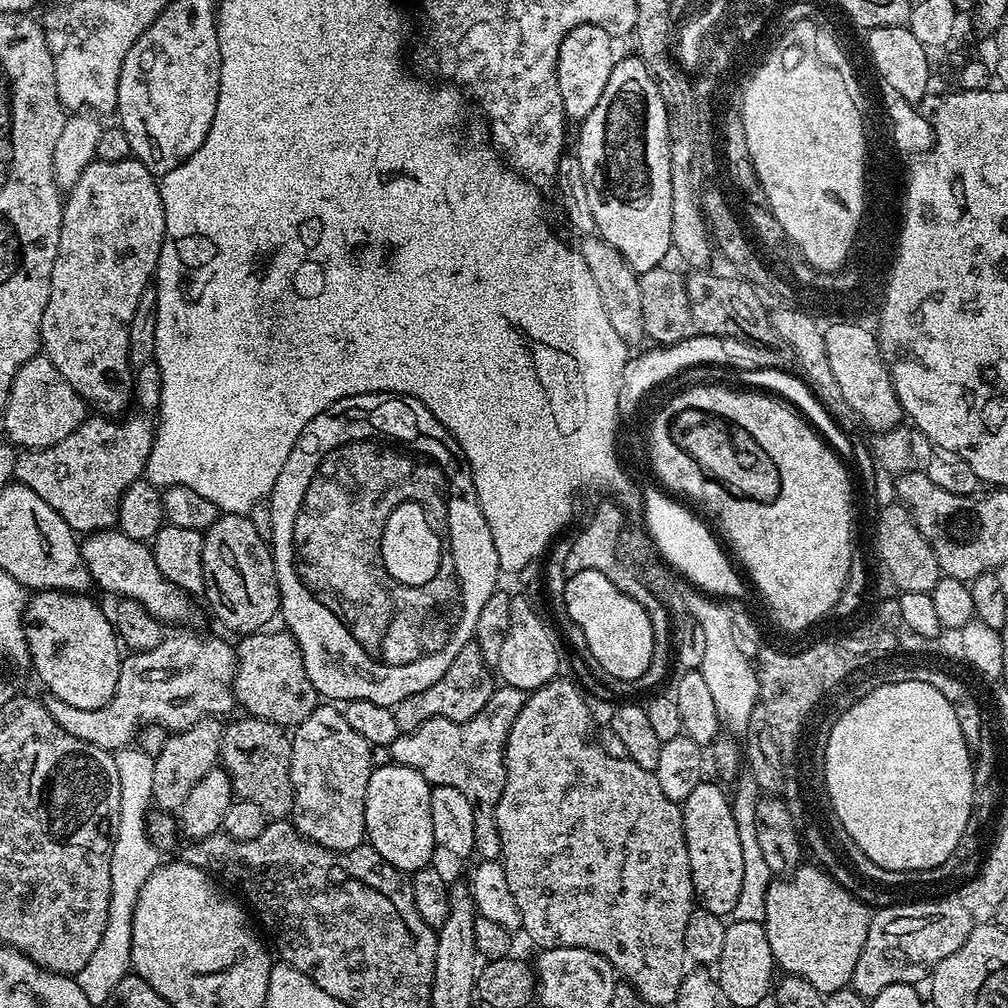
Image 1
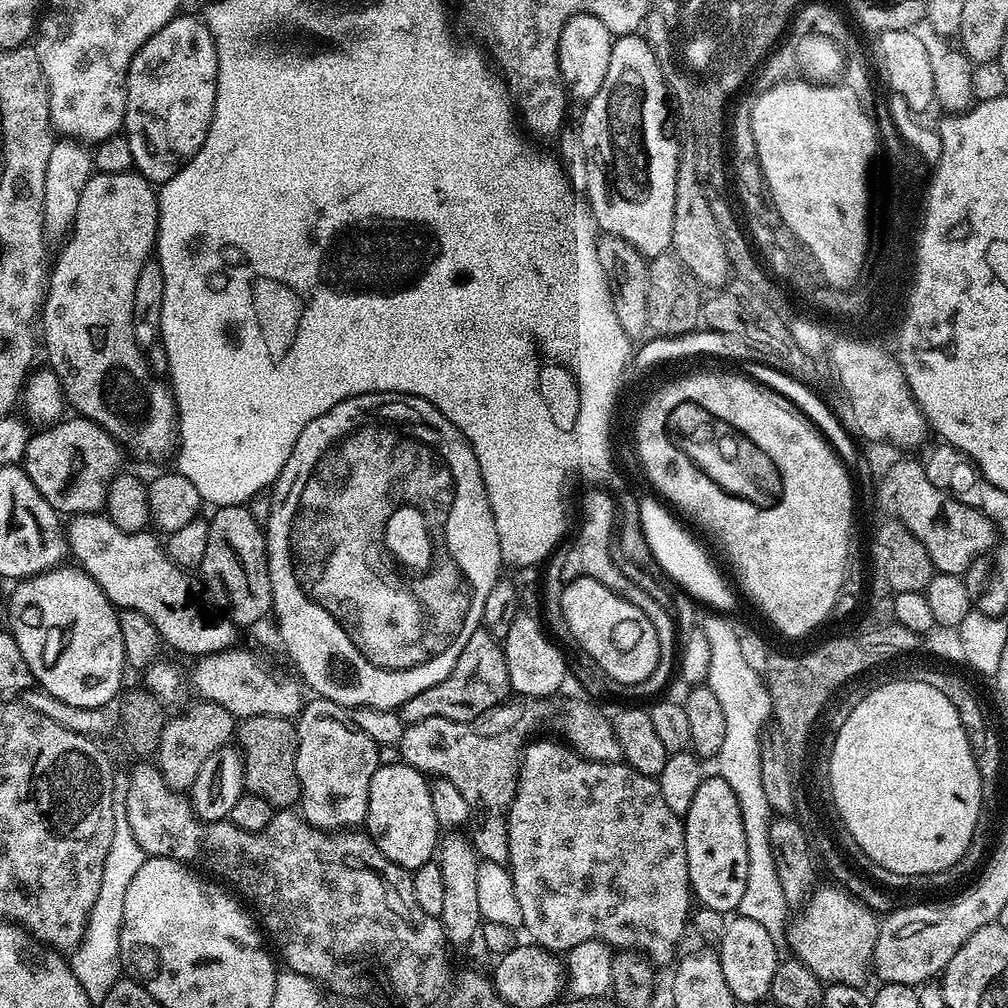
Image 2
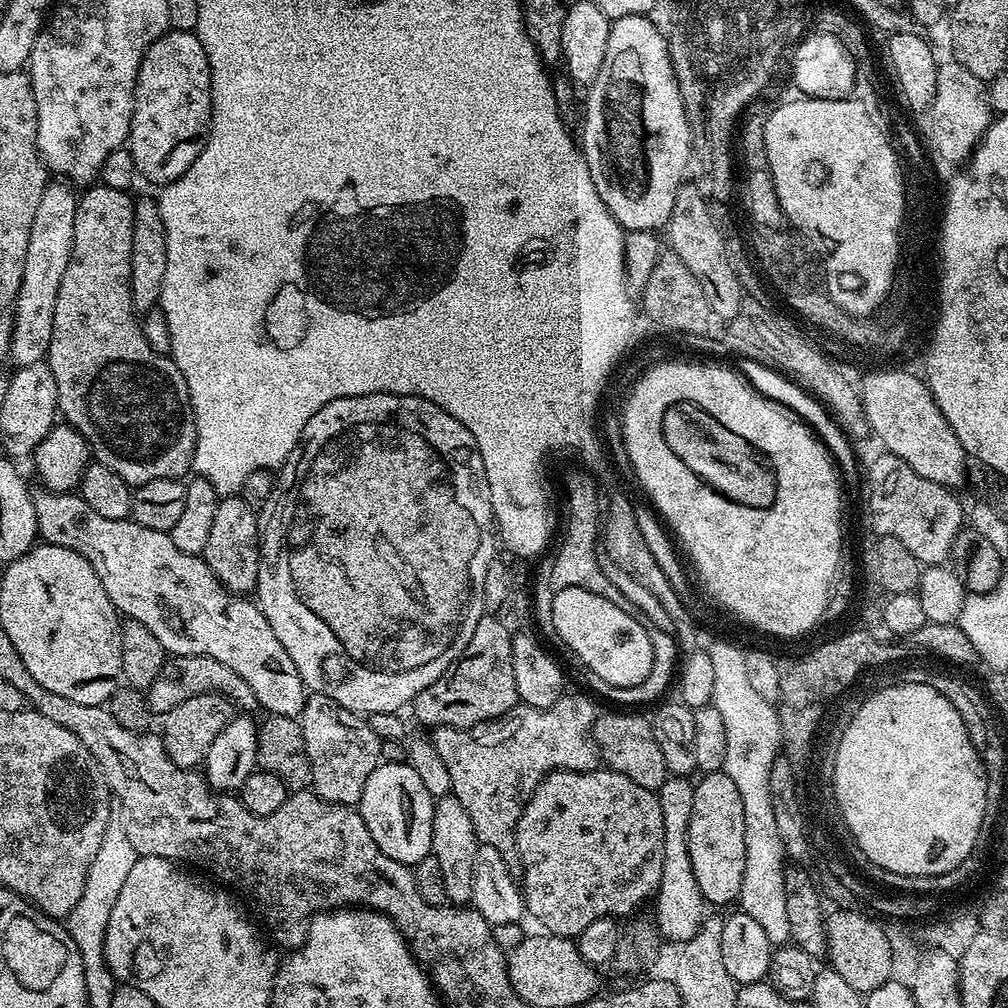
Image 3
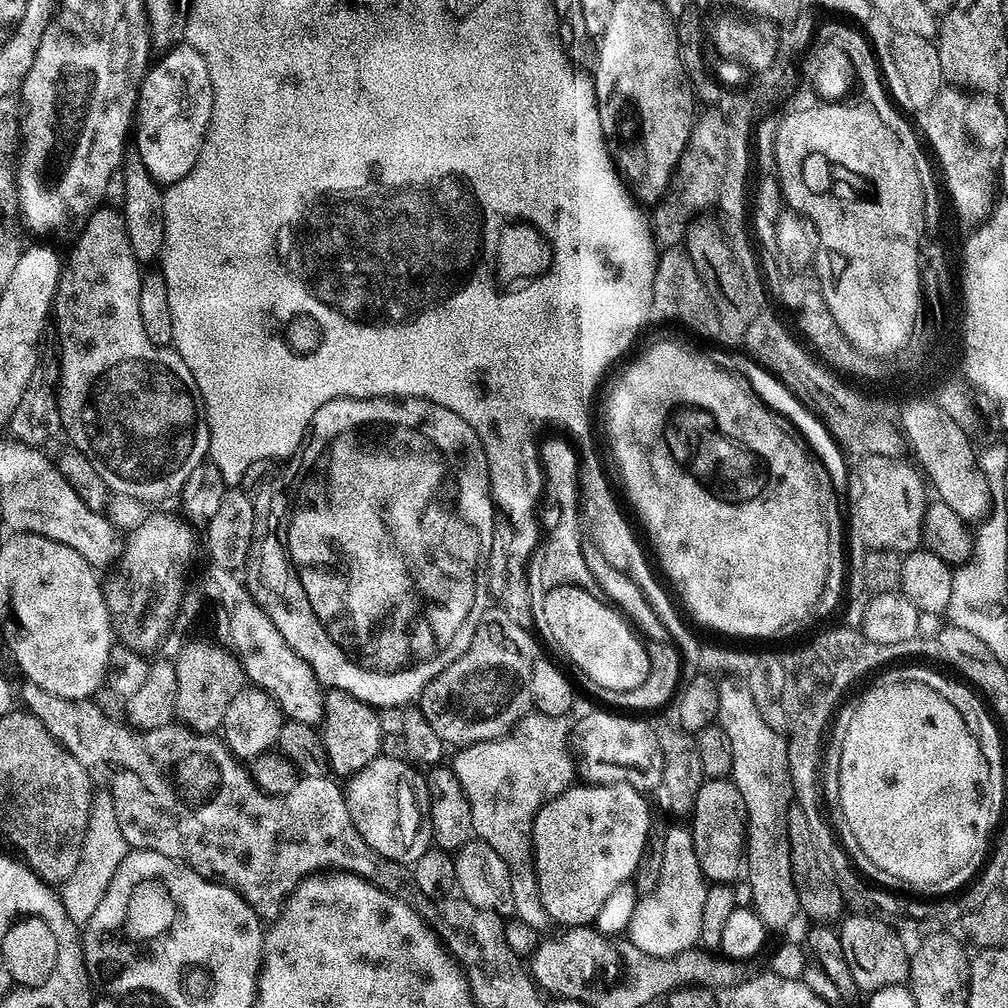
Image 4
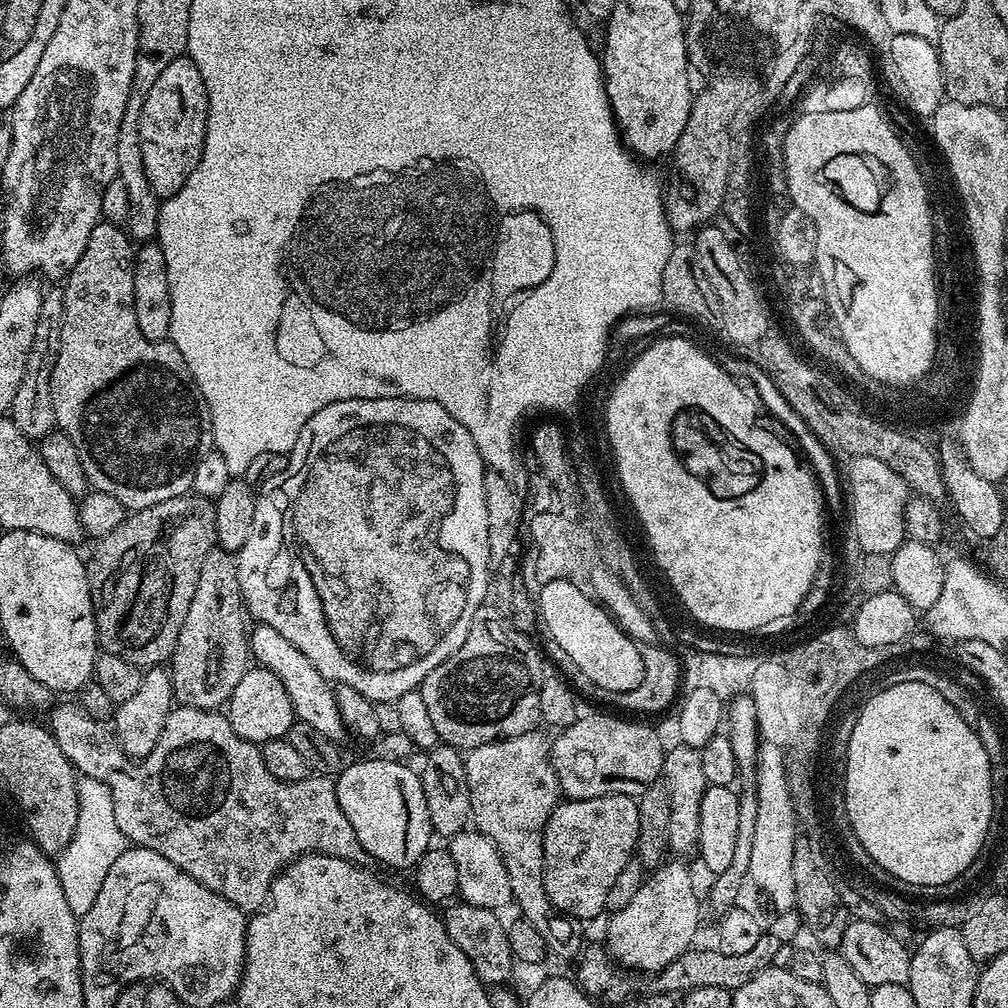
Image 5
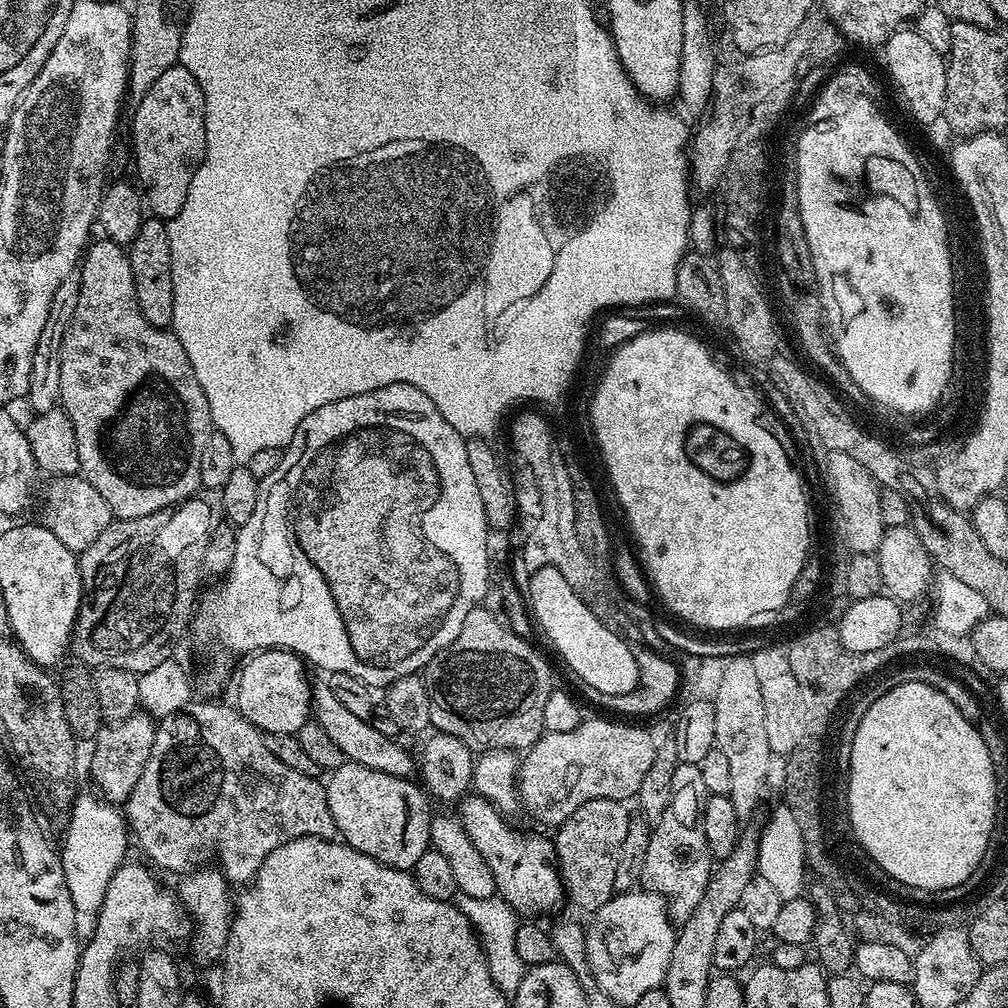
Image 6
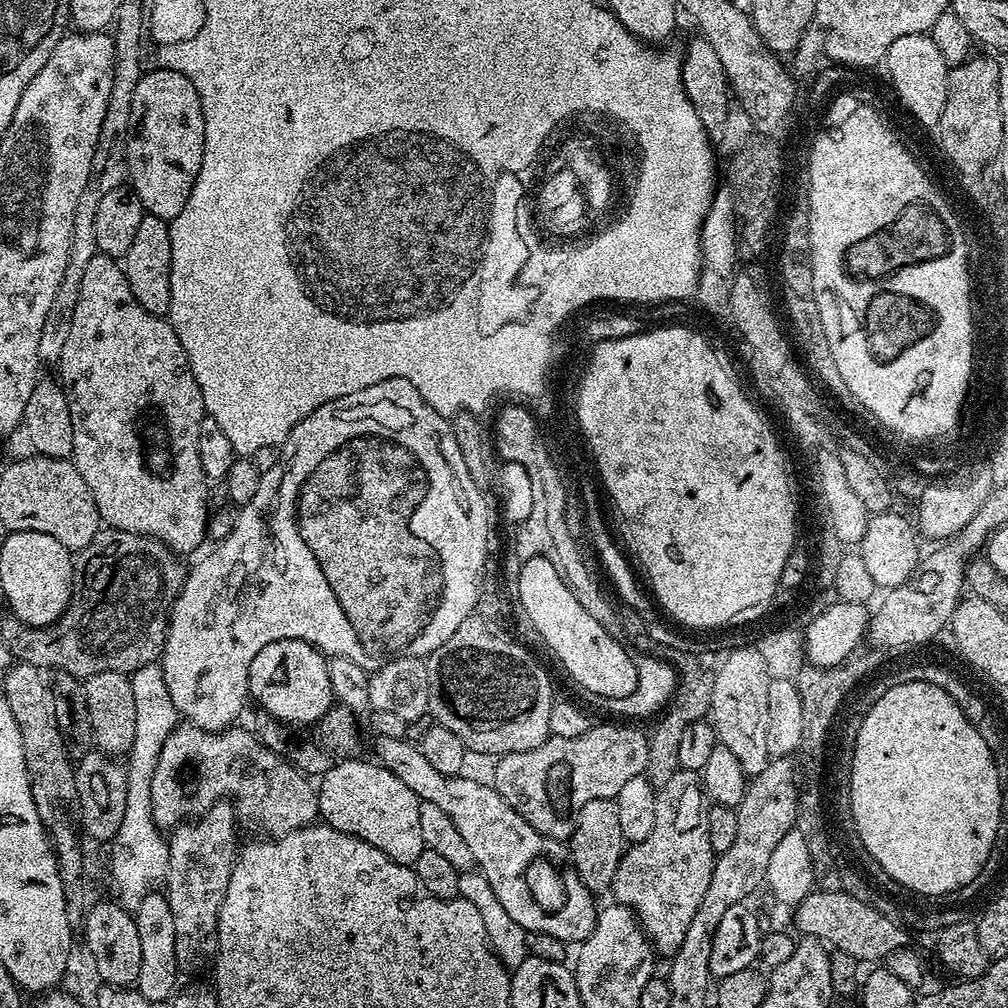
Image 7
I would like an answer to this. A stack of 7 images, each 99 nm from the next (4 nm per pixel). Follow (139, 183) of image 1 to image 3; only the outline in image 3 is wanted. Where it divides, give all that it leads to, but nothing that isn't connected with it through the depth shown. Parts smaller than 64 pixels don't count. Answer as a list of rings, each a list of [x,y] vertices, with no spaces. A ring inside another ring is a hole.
[[[97,183],[88,186],[79,193],[74,214],[74,242],[70,250],[70,262],[66,262],[66,274],[62,274],[62,282],[58,286],[58,298],[54,302],[54,322],[52,337],[48,347],[46,362],[54,374],[54,382],[58,386],[58,412],[71,428],[76,428],[78,434],[88,443],[95,463],[110,466],[118,478],[122,478],[129,486],[149,484],[158,478],[175,480],[183,477],[192,466],[192,455],[196,449],[196,419],[190,402],[190,394],[186,386],[186,378],[182,378],[182,370],[172,360],[171,355],[160,356],[146,342],[144,329],[138,319],[138,313],[132,307],[130,298],[130,238],[134,234],[134,200],[127,191],[111,189],[110,186]]]

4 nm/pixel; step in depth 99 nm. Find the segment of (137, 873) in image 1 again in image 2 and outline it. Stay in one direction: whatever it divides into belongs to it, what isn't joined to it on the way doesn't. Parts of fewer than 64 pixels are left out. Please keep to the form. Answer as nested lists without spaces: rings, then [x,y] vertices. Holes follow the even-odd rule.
[[[113,787],[114,798],[114,838],[110,841],[110,854],[106,854],[106,866],[102,866],[102,886],[98,886],[98,899],[94,902],[94,910],[90,910],[90,918],[84,927],[84,936],[80,945],[71,949],[70,963],[74,978],[78,978],[82,990],[86,990],[86,998],[90,998],[93,1006],[98,1006],[106,994],[110,994],[114,982],[122,979],[120,963],[120,931],[122,930],[122,906],[126,906],[126,886],[130,886],[130,878],[138,874],[142,862],[146,859],[142,846],[138,846],[138,838],[134,838],[134,830],[130,830],[130,822],[126,814],[128,797],[125,789]]]

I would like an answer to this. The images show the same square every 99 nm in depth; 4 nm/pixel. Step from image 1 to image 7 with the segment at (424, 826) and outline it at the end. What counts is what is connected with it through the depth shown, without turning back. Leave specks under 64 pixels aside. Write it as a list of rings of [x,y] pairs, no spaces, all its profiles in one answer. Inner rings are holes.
[[[364,759],[341,760],[333,763],[331,770],[319,777],[316,794],[320,811],[319,819],[342,834],[350,834],[362,842],[370,842],[370,846],[382,850],[382,854],[386,854],[386,858],[394,862],[415,865],[418,854],[422,854],[425,848],[422,842],[422,821],[418,815],[421,800],[416,797],[414,790],[410,790],[410,786],[406,786],[406,782],[394,778],[390,770],[386,770],[380,763],[371,759],[370,761]]]

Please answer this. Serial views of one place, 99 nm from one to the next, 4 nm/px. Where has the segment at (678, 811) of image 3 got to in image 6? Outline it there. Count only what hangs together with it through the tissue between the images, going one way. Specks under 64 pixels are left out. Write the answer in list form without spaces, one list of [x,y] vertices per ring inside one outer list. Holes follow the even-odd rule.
[[[647,890],[613,894],[591,913],[590,920],[592,925],[589,923],[586,928],[586,958],[598,986],[614,998],[614,1002],[630,1006],[638,1002],[646,990],[663,985],[678,931],[663,896]]]

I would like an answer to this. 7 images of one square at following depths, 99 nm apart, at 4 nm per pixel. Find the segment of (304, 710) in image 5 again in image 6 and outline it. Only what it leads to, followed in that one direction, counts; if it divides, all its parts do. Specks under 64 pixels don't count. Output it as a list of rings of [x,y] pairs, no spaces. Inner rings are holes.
[[[327,682],[317,683],[312,690],[312,716],[315,723],[326,730],[326,738],[342,750],[345,761],[366,766],[370,770],[382,770],[382,774],[394,774],[394,778],[409,779],[414,772],[414,756],[407,752],[399,743],[399,739],[380,733],[374,730],[371,720],[363,720],[354,714],[350,714],[347,706],[342,706],[338,702],[338,697],[334,695],[334,690],[330,690]]]

